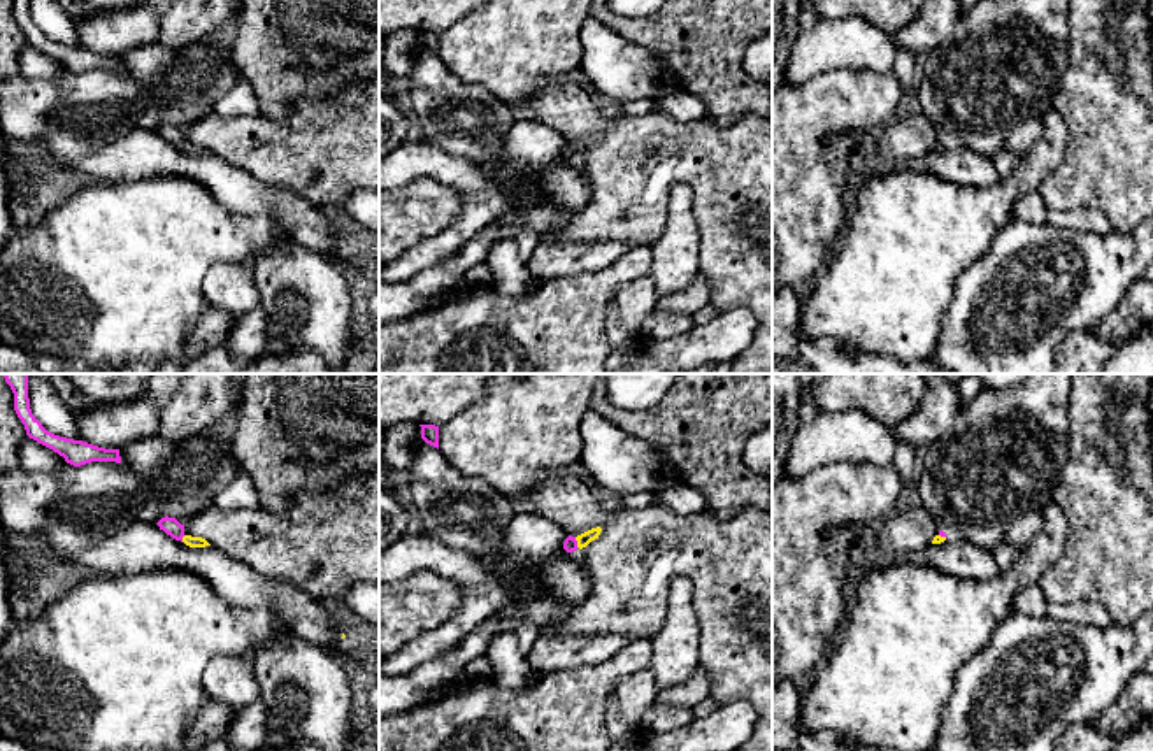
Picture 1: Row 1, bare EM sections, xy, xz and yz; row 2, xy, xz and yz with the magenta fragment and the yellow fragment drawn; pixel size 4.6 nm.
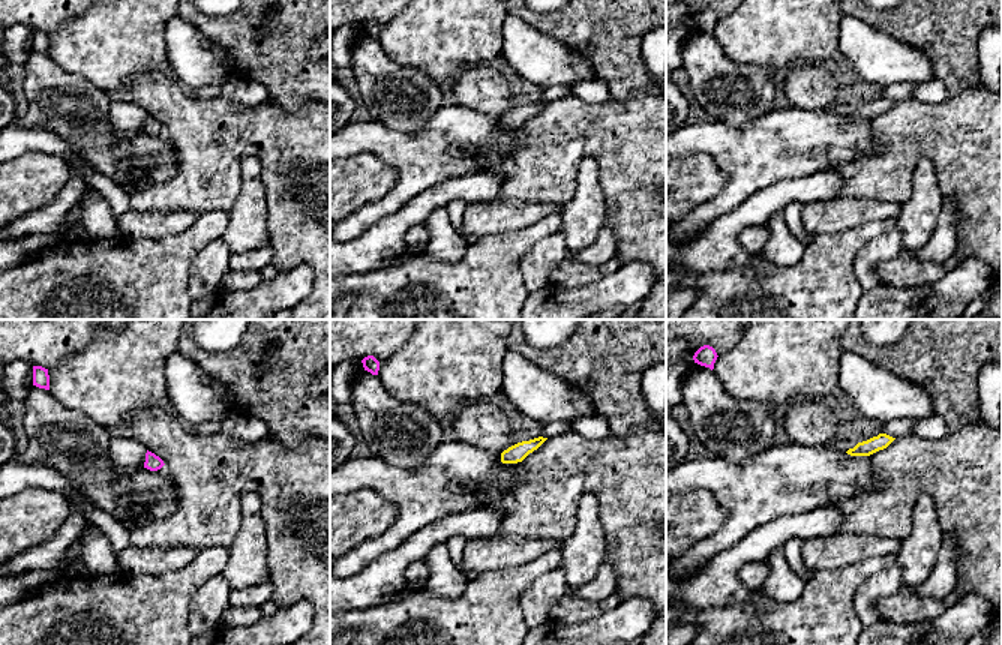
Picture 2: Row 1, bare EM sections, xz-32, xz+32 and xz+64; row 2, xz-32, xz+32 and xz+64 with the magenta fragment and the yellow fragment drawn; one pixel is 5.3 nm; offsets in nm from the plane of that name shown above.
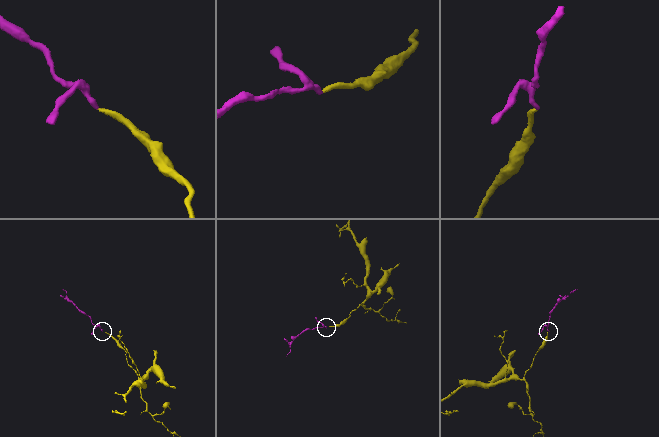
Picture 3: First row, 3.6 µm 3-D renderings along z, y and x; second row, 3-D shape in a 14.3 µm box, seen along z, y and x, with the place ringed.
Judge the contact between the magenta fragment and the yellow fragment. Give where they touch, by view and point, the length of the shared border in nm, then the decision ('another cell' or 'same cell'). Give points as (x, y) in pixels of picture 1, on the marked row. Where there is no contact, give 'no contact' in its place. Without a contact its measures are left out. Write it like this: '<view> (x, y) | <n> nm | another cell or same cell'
xz (576, 543) | 50 nm | same cell

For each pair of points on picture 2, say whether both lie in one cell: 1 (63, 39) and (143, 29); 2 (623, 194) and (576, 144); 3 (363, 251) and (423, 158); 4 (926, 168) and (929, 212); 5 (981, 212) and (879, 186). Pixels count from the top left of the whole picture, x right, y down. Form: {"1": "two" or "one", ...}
{"1": "one", "2": "one", "3": "two", "4": "one", "5": "one"}

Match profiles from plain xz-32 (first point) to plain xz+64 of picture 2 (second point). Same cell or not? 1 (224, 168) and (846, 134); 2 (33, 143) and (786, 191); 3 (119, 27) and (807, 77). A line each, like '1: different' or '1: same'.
1: different
2: different
3: different

